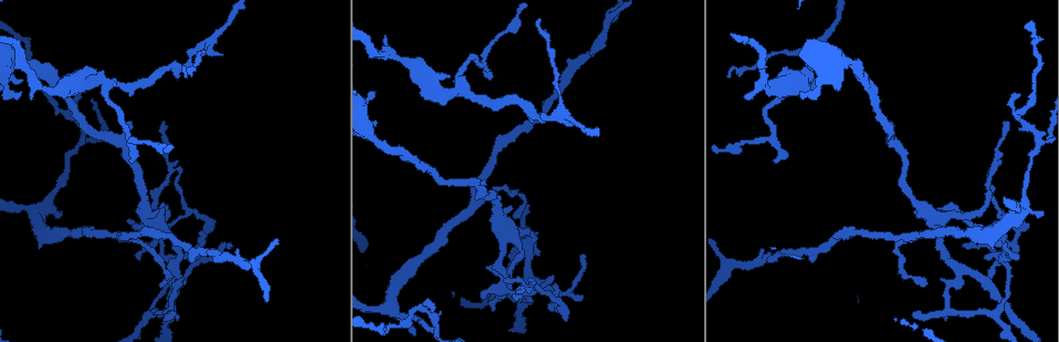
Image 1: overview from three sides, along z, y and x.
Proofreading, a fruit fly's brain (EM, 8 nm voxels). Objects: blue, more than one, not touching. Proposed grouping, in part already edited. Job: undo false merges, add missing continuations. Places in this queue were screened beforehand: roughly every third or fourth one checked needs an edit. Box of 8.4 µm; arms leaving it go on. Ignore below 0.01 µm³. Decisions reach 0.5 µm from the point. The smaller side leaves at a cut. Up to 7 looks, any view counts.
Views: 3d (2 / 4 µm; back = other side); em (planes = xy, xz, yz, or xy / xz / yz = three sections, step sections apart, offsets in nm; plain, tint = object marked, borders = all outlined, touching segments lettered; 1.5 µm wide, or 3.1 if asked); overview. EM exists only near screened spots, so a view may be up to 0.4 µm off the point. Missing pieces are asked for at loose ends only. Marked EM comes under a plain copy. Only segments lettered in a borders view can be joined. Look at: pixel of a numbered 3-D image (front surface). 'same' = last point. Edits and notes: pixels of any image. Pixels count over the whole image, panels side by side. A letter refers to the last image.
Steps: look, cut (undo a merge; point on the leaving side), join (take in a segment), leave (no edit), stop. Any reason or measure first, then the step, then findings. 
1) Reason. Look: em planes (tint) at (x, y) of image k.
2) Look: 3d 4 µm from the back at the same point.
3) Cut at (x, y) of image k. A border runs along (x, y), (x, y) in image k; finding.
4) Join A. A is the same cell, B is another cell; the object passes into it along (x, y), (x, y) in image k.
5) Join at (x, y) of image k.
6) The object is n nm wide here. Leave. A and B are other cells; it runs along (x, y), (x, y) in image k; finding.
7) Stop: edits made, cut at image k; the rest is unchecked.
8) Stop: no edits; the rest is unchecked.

Look: 3d 4 µm at (1023, 187) of image 1.

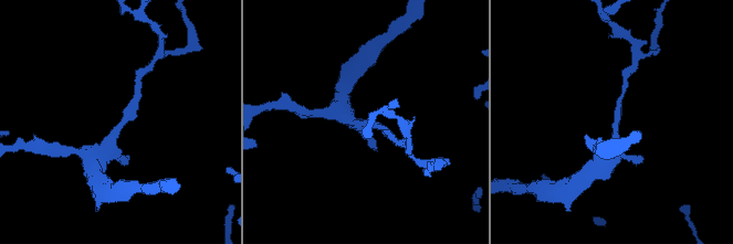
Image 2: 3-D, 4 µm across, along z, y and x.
Now the EM. Look: em planes (borders) at (619, 120) of image 2.

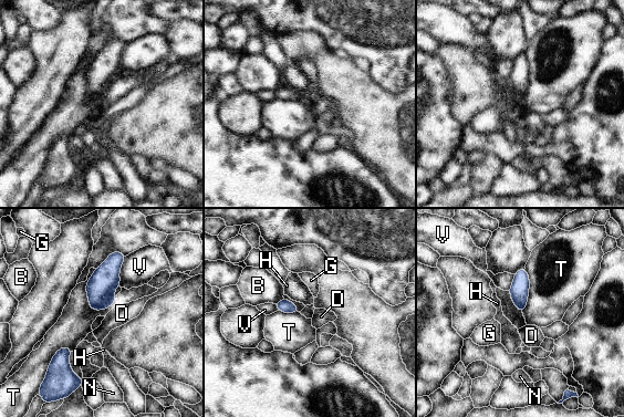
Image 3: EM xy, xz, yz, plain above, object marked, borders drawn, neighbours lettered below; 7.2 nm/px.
Leave. B, D, G, H, N, T and V are other cells; a border runs along (96, 269), (86, 284), (94, 311) in image 3; all the same neuron.

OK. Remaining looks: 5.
Three arms meet. Look: 3d 2 µm at (474, 203) of image 1.

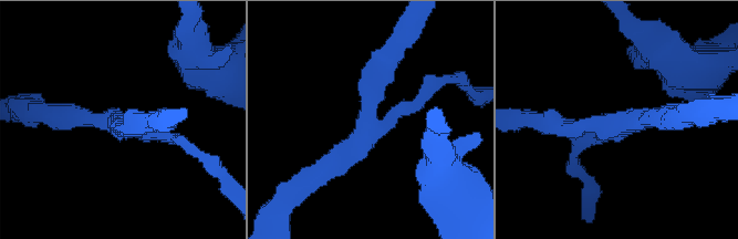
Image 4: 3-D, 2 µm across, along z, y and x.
3 arms meet here. Look: em xz step 4 (borders) at (118, 122) of image 4.

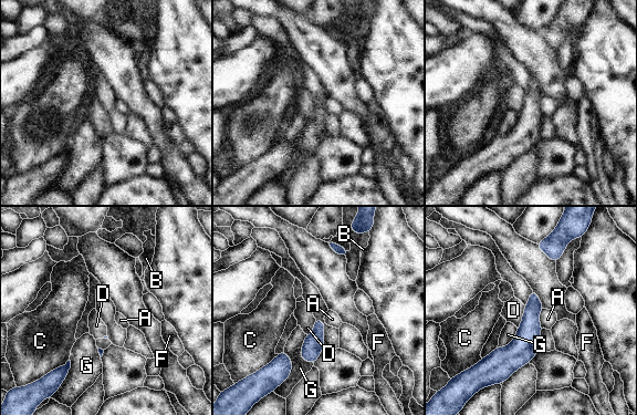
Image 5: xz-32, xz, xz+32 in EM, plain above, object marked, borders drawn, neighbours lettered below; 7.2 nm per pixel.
Cut it another way. Look: em planes (borders) at the same point.

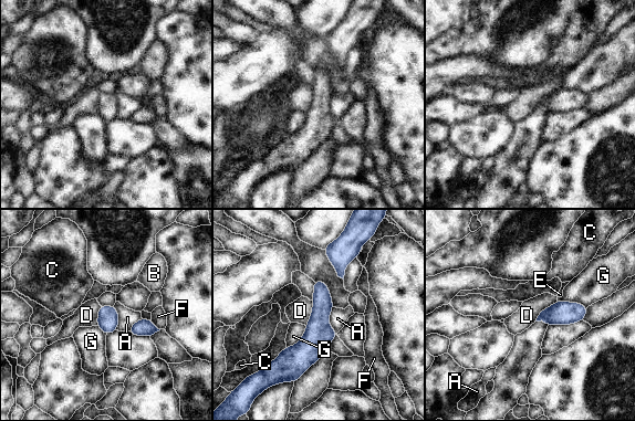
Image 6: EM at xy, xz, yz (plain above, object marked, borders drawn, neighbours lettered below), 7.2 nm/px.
The object is 110 nm wide here. Leave. A, B, C, D, E, F and G are other cells; one neuron here.

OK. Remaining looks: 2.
Free end. Look: em yz step 8 (borders) at (228, 243) of image 1.

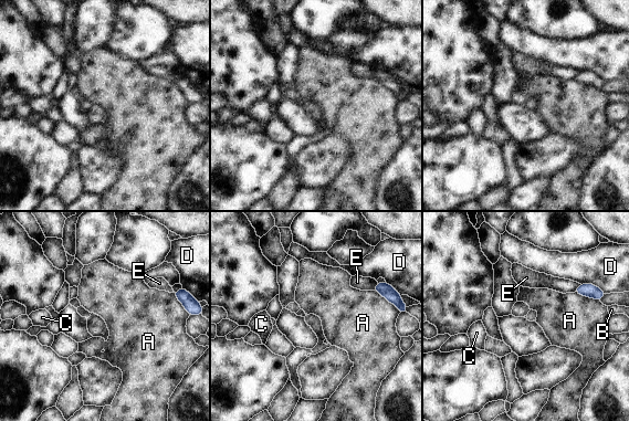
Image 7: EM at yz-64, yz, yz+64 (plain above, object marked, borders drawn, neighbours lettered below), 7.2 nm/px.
Look: em planes (borders) at the same point.

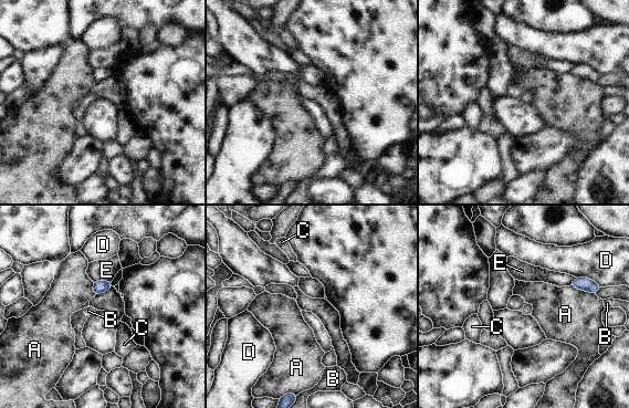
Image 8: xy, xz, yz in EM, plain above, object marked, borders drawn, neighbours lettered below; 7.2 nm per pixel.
The object is 100 nm wide here. Leave. A, B, C, D and E are other cells; a border runs along (111, 281), (96, 280), (93, 282) in image 8; none of them fits.

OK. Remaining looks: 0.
Stop: no edits; the rest is unchecked.

